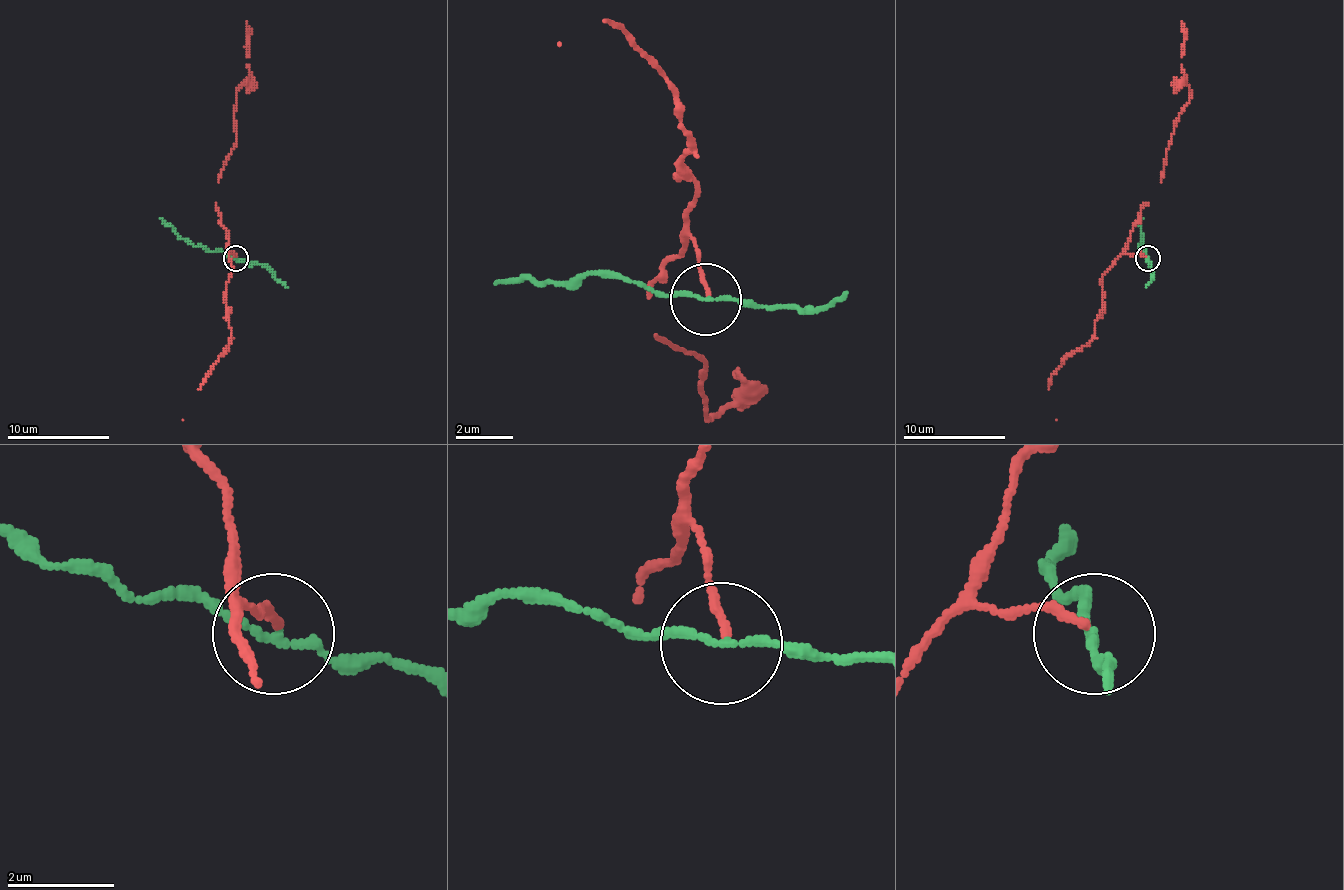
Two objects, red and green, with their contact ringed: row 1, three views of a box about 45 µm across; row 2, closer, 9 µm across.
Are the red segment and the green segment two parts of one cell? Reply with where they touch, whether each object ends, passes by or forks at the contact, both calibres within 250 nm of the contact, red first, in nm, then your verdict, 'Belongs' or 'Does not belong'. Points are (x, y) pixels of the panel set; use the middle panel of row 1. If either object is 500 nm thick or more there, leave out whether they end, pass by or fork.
Place: (705, 299). At the ring red ends. At the ring green passes by. Thickness 150 nm (red) against 140 nm. Does not belong

